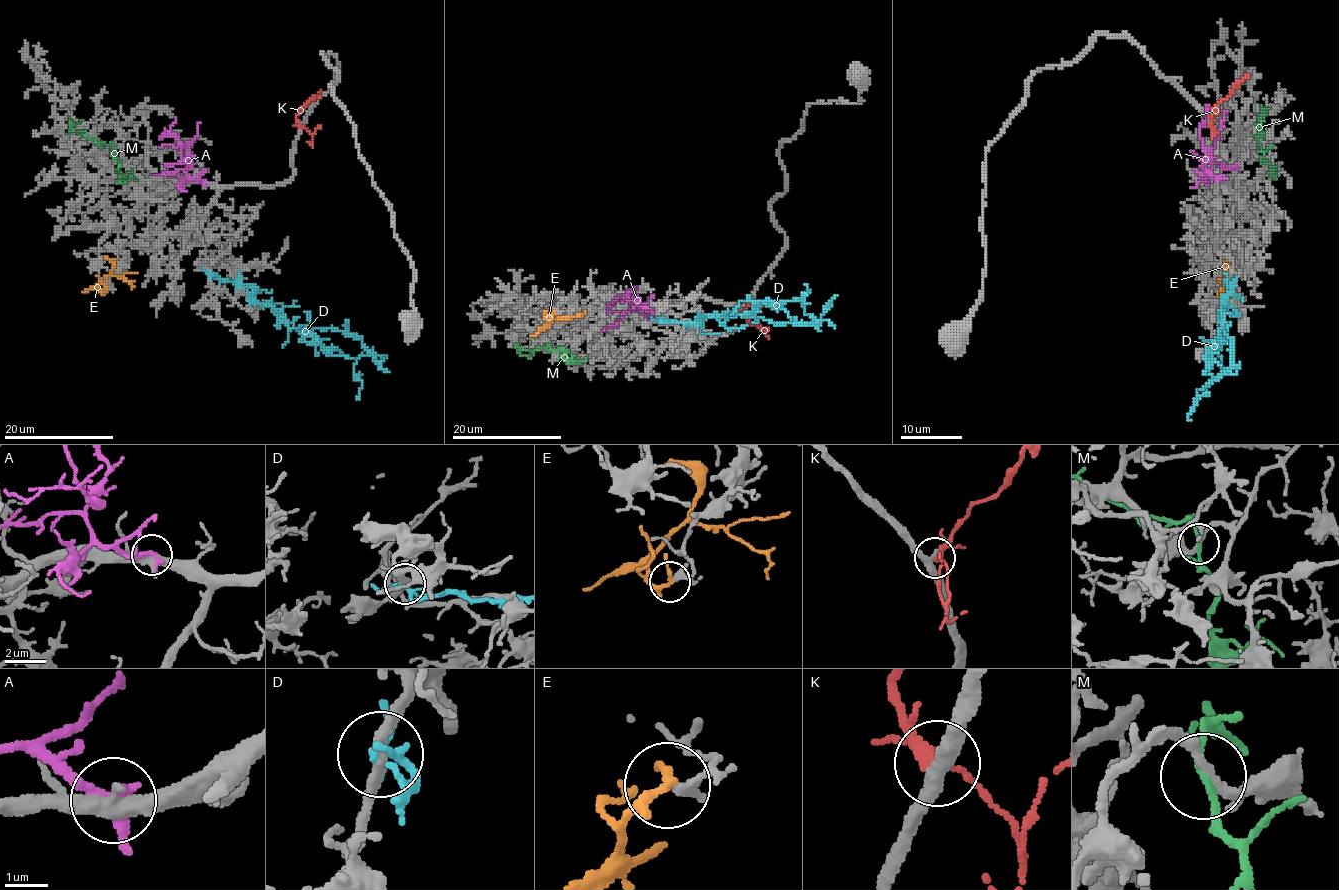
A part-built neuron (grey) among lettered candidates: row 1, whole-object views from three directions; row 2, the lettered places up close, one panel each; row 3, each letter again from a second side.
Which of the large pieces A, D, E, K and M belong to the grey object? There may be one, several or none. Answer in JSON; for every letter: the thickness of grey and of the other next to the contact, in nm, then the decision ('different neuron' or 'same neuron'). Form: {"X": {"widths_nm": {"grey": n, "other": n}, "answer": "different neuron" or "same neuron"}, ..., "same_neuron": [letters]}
{"A": {"widths_nm": {"grey": 420, "other": 280}, "answer": "different neuron"}, "D": {"widths_nm": {"grey": 280, "other": 180}, "answer": "different neuron"}, "E": {"widths_nm": {"grey": 190, "other": 190}, "answer": "different neuron"}, "K": {"widths_nm": {"grey": 340, "other": 320}, "answer": "different neuron"}, "M": {"widths_nm": {"grey": 200, "other": 150}, "answer": "different neuron"}, "same_neuron": []}

